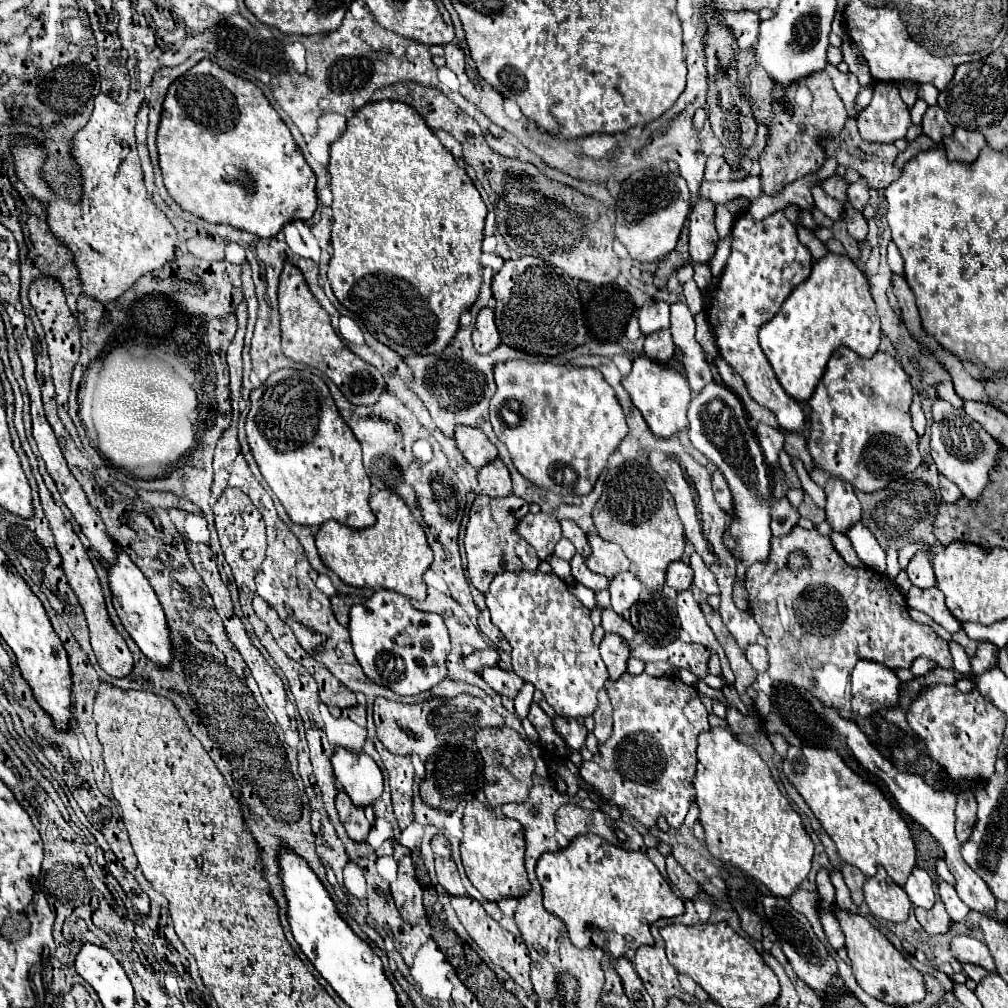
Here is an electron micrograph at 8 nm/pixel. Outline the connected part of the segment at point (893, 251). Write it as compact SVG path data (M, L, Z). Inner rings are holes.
M890 241L888 243L888 265L890 265L890 269L894 271L894 273L902 273L904 271L904 265L902 265L902 257L900 257L900 253L898 253L898 247Z

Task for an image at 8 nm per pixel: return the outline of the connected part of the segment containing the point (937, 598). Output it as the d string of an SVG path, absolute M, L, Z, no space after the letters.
M912 587L906 595L906 603L912 609L918 609L922 613L926 613L928 617L932 617L938 625L942 625L946 631L950 631L952 635L956 631L960 631L960 623L954 619L954 615L948 611L946 603L944 603L944 595L940 595L938 587L930 587L930 589L920 589L920 587Z

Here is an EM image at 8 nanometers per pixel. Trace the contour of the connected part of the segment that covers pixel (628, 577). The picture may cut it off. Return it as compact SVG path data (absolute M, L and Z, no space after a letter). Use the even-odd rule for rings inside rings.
M624 571L616 577L610 579L610 607L622 615L624 611L628 611L632 607L632 603L636 603L640 591L642 591L642 583L636 575L632 575L630 571Z

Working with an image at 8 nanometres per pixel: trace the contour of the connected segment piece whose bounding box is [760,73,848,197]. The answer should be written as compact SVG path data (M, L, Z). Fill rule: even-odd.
M812 73L806 79L796 81L796 103L794 103L794 85L786 89L780 97L780 87L774 87L774 119L772 129L768 135L768 147L760 157L762 167L762 193L774 197L782 193L786 185L794 183L796 179L814 173L824 163L824 151L816 143L824 135L834 135L842 129L846 121L846 111L842 99L838 97L836 89L832 87L832 79L826 73ZM782 101L782 107L780 107Z

